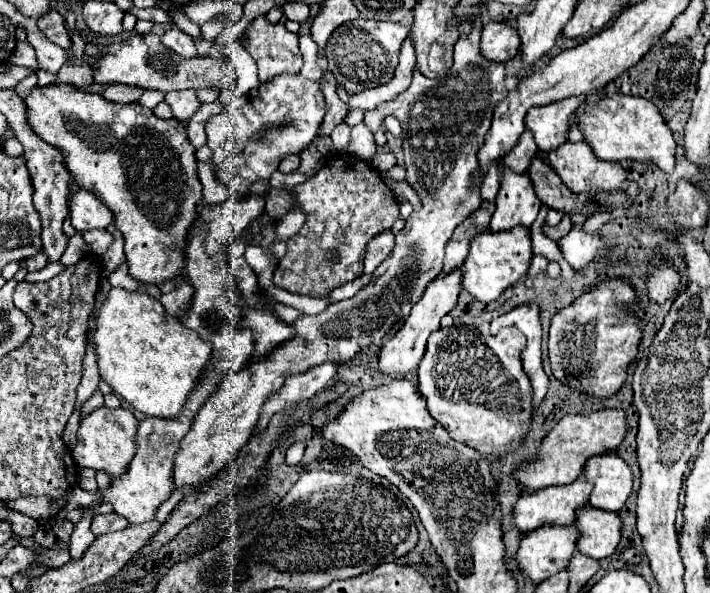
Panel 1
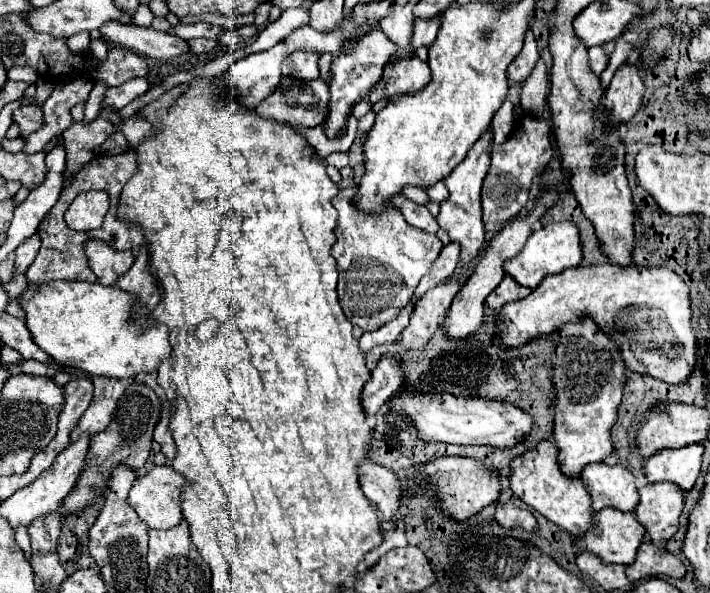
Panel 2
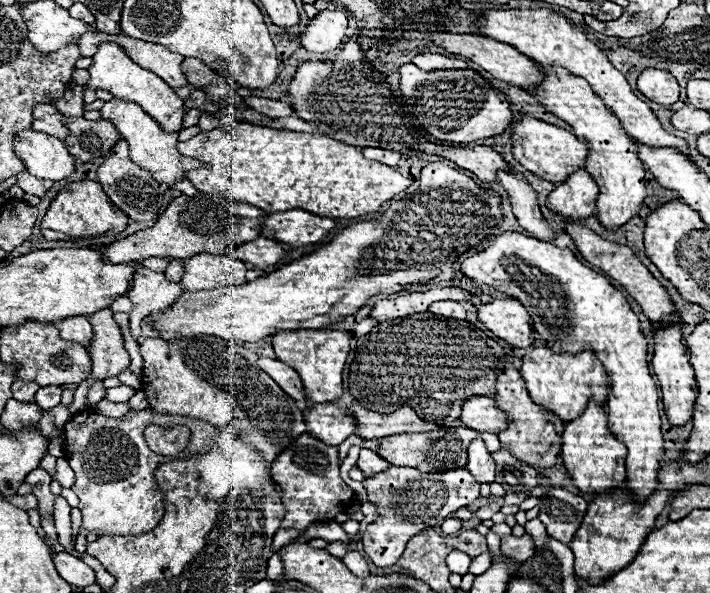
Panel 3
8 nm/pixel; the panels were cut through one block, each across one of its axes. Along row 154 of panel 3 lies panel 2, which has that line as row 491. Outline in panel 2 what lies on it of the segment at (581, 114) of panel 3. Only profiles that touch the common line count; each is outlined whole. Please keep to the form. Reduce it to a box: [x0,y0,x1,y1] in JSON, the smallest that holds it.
[582,464,640,512]

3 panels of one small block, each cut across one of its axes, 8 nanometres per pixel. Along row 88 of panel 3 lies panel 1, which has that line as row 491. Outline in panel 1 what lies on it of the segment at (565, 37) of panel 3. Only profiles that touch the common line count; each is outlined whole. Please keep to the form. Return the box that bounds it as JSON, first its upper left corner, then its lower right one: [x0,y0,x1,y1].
[582,454,634,512]

